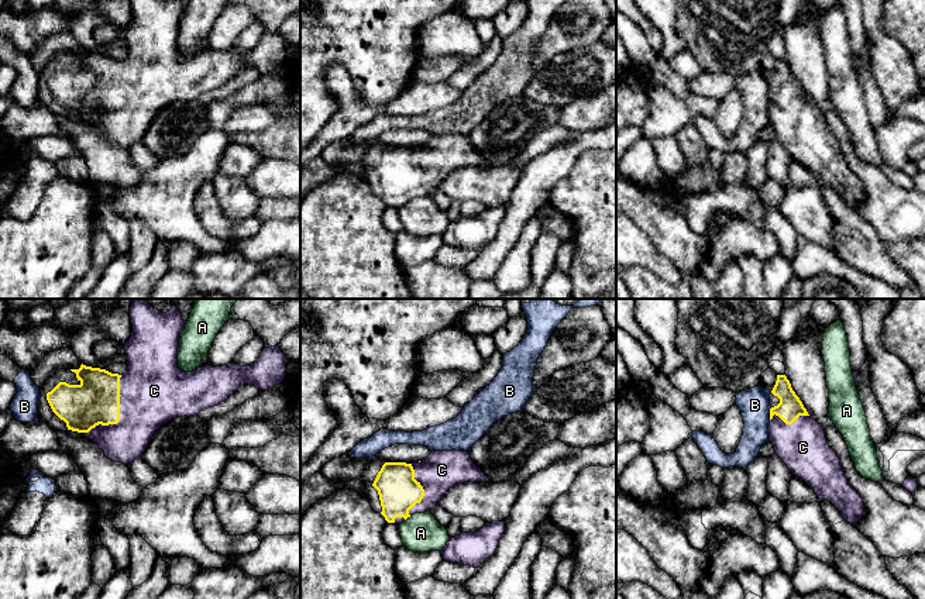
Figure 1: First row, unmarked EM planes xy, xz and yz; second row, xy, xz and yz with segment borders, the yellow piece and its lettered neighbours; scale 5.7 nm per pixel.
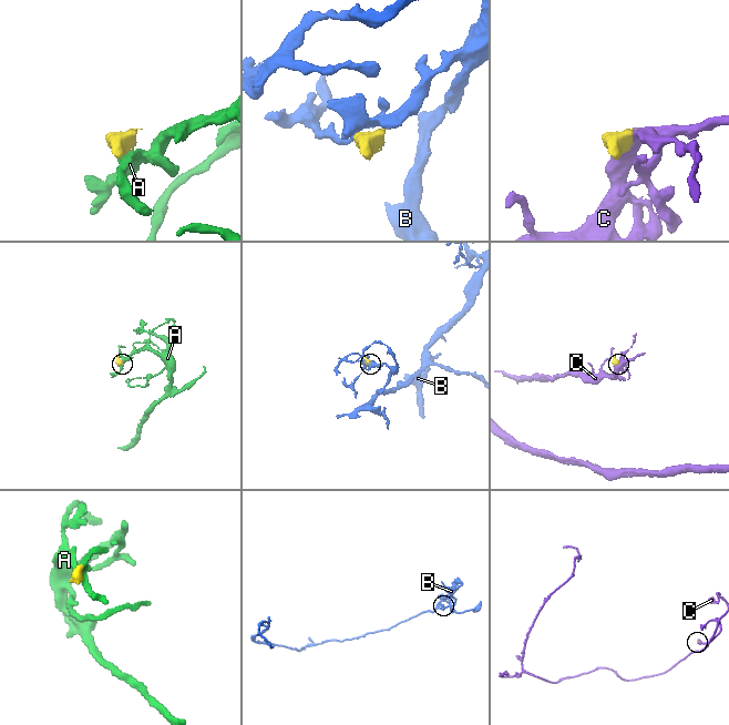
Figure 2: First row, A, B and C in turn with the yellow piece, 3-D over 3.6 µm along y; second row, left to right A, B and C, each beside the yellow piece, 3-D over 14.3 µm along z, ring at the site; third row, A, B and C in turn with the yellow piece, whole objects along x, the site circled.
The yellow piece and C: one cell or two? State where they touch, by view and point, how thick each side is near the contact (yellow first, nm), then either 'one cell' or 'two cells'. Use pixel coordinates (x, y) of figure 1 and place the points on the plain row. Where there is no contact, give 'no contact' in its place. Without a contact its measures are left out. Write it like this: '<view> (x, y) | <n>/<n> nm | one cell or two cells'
xy (119, 97) | 280/380 nm | one cell

